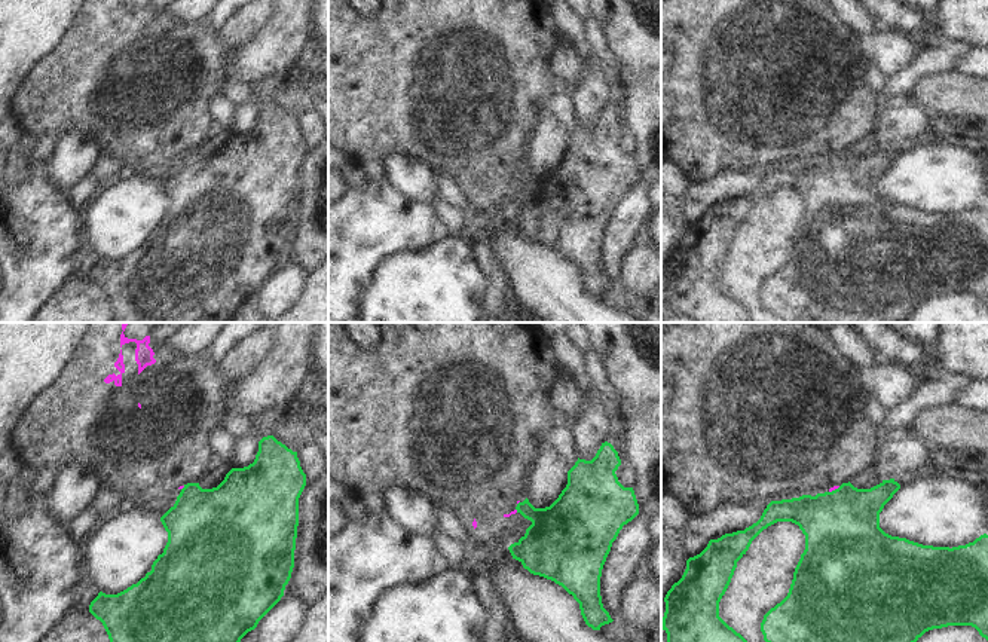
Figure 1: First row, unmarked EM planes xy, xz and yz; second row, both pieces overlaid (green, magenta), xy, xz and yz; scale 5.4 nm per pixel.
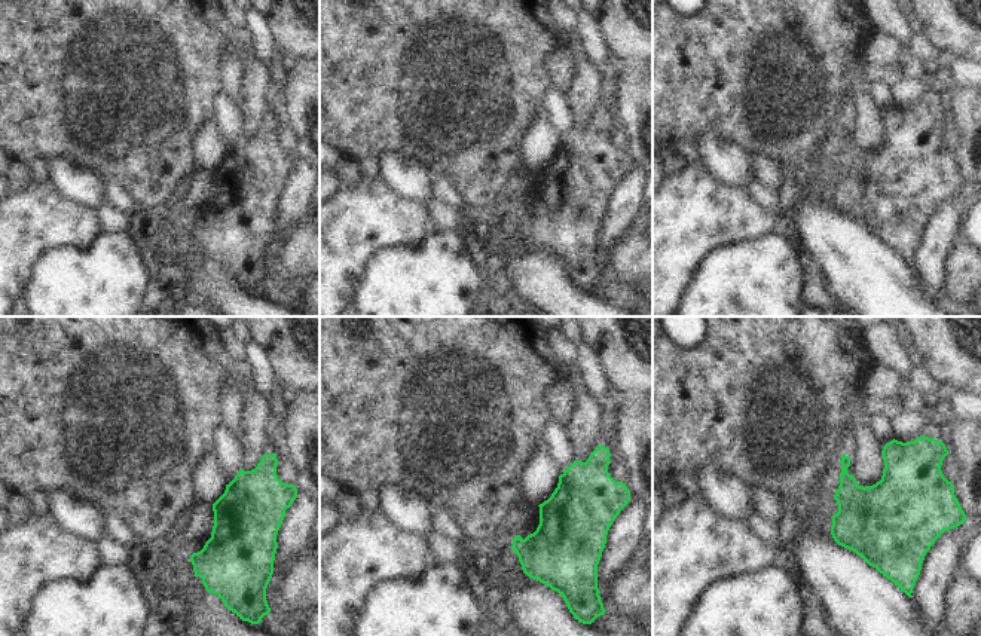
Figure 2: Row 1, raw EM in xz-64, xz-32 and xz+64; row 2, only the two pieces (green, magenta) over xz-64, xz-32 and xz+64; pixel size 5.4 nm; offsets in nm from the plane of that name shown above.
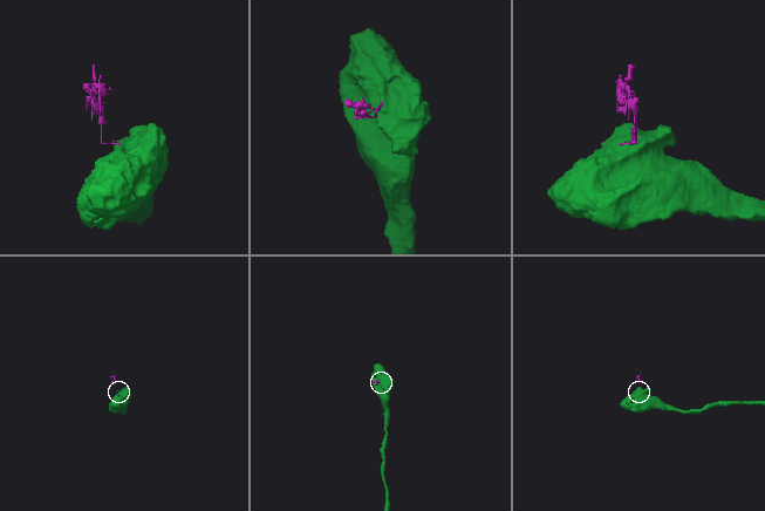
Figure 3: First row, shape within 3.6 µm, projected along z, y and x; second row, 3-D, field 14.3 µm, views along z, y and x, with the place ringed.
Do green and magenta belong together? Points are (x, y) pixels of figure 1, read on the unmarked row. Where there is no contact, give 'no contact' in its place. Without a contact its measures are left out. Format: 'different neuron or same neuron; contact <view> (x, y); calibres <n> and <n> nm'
different neuron; contact yz (835, 156); calibres 400 and 20 nm

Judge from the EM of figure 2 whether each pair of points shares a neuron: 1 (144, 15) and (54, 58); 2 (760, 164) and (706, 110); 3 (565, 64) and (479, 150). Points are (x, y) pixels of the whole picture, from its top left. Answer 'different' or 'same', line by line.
1: same
2: different
3: different

